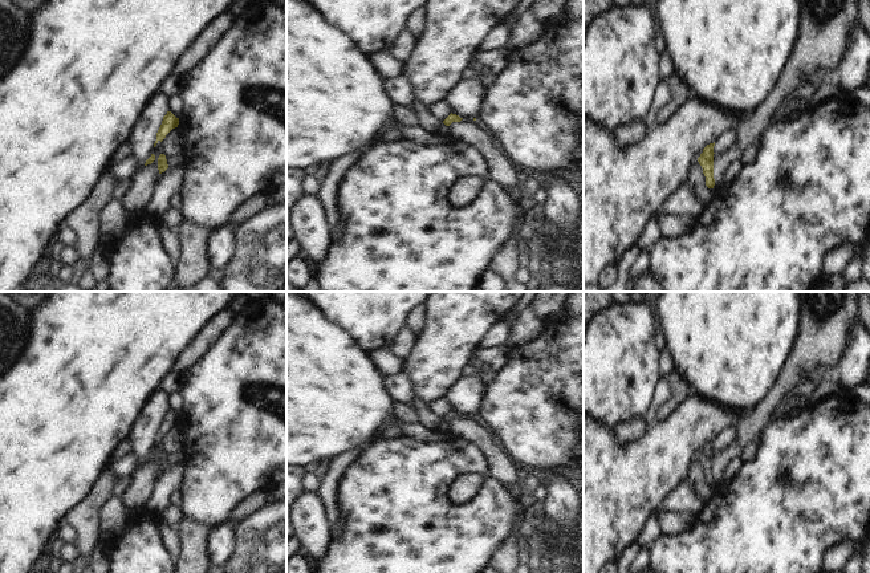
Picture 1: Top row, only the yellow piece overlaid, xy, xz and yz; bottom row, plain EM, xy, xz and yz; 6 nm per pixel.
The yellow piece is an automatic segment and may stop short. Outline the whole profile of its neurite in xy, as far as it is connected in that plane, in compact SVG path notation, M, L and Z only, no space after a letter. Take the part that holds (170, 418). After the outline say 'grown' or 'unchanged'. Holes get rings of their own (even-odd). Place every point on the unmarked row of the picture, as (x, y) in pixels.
M167 409L156 430L156 438L154 440L154 444L159 438L162 439L172 426L178 424L178 422L179 422L179 415L176 415L171 409Z; unchanged

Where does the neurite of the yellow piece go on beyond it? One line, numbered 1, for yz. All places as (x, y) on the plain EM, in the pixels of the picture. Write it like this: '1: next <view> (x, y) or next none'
1: next none

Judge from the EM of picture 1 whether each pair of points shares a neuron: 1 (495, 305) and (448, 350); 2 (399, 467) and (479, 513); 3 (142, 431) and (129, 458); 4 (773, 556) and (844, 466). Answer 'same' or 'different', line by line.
1: same
2: same
3: different
4: same

